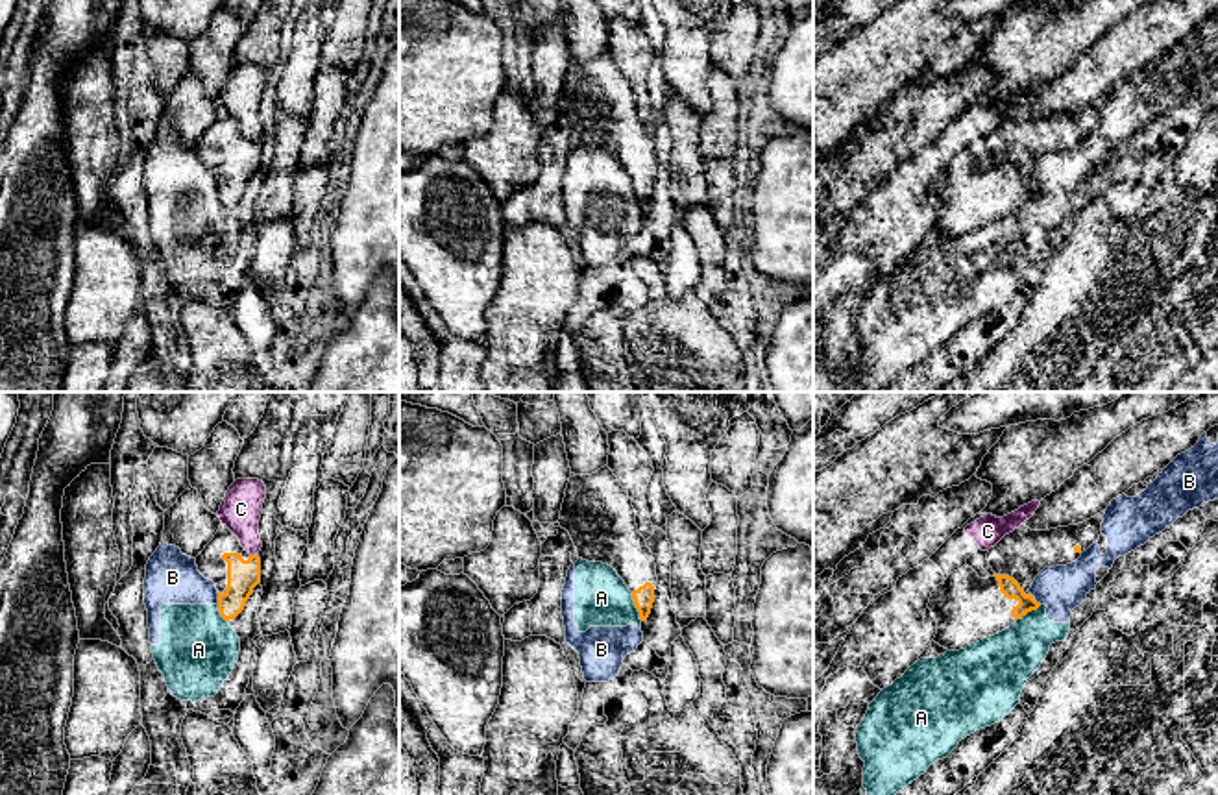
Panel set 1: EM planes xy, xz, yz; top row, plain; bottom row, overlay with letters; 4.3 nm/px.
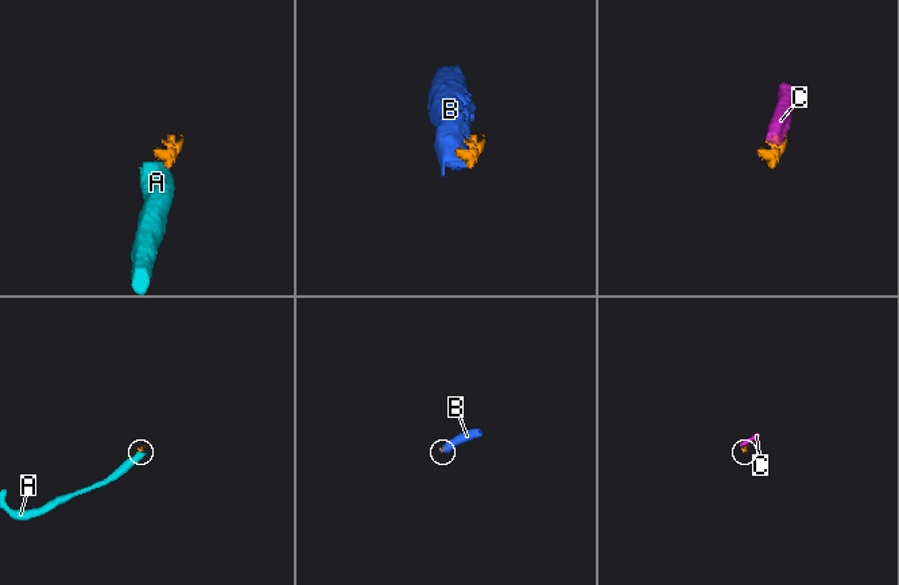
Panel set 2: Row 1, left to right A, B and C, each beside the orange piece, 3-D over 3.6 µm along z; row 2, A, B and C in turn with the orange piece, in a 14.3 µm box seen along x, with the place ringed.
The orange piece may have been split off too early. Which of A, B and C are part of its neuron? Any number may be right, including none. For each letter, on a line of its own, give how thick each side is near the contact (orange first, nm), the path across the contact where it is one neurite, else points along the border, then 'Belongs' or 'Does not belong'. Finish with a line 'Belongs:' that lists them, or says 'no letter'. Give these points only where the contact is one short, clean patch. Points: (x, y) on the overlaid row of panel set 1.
A: Thickness 90 nm (orange) against 240 nm. Boundary: xz (631, 592), (642, 620). Does not belong
B: Thickness 80 nm (orange) against 200 nm. Does not belong
C: Thickness 140 nm (orange) against 180 nm. Boundary: xy (250, 553), (255, 555). Does not belong
Belongs: no letter

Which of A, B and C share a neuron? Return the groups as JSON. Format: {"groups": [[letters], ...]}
{"groups": [["A", "B"], ["C"]]}

